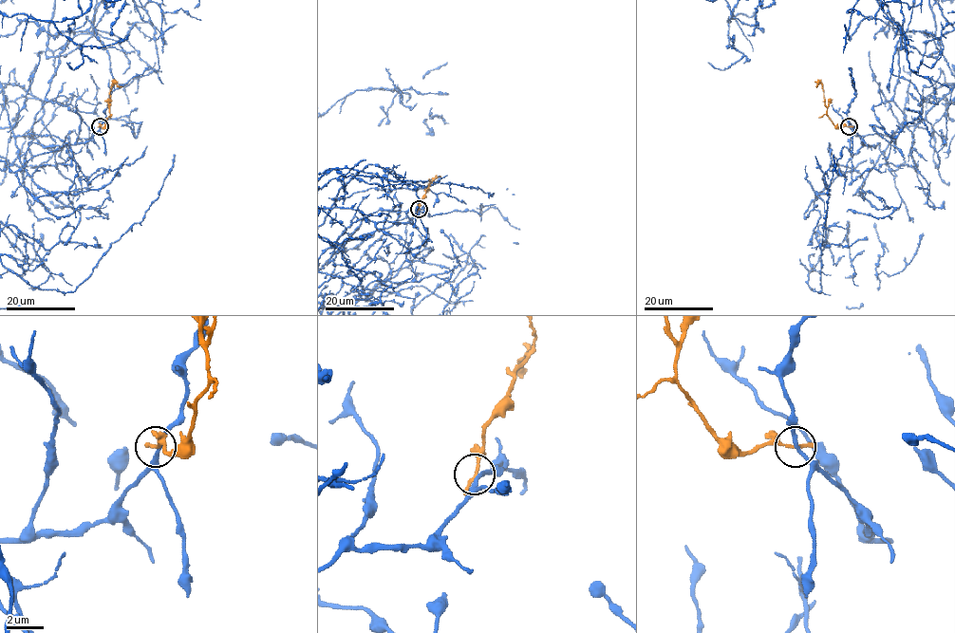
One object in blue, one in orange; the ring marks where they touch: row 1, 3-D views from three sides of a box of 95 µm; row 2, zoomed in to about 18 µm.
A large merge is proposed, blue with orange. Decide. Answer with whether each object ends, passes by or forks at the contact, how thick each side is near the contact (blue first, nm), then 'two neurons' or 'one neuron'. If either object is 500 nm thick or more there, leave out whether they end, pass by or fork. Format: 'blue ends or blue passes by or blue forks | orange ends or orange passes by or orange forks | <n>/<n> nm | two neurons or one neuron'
blue passes by | orange passes by | 200/150 nm | two neurons

